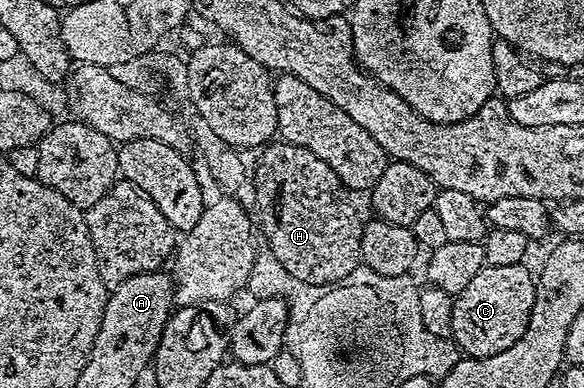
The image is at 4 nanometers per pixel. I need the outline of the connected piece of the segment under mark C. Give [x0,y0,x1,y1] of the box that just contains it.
[451,263,537,360]

